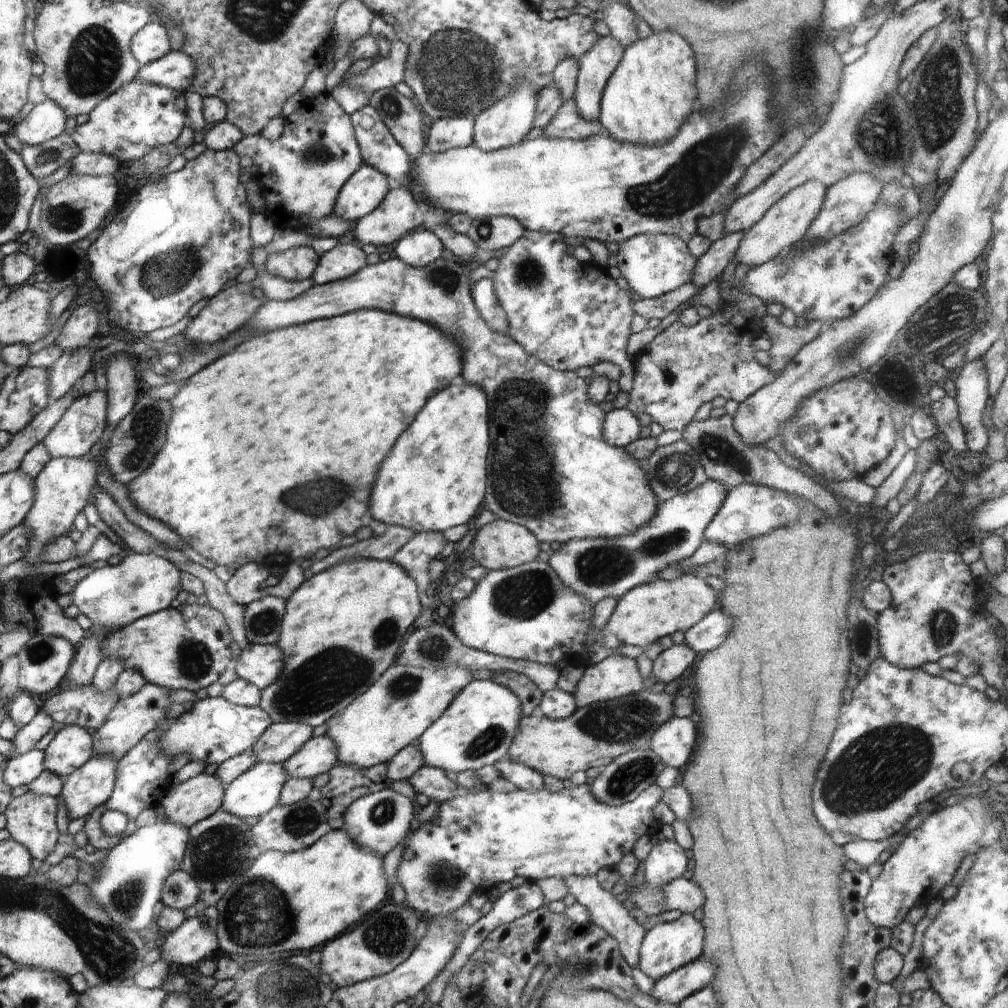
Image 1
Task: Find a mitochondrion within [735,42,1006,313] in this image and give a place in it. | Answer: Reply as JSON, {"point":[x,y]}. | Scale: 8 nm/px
{"point":[938,97]}

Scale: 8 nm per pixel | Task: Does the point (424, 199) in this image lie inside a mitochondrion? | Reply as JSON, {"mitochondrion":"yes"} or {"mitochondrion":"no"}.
{"mitochondrion":"no"}

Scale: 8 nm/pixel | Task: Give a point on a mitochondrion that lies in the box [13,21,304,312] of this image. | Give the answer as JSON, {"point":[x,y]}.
{"point":[94,60]}

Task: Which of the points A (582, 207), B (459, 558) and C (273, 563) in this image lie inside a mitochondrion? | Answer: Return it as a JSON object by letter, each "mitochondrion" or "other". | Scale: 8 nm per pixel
{"A":"other","B":"other","C":"other"}

